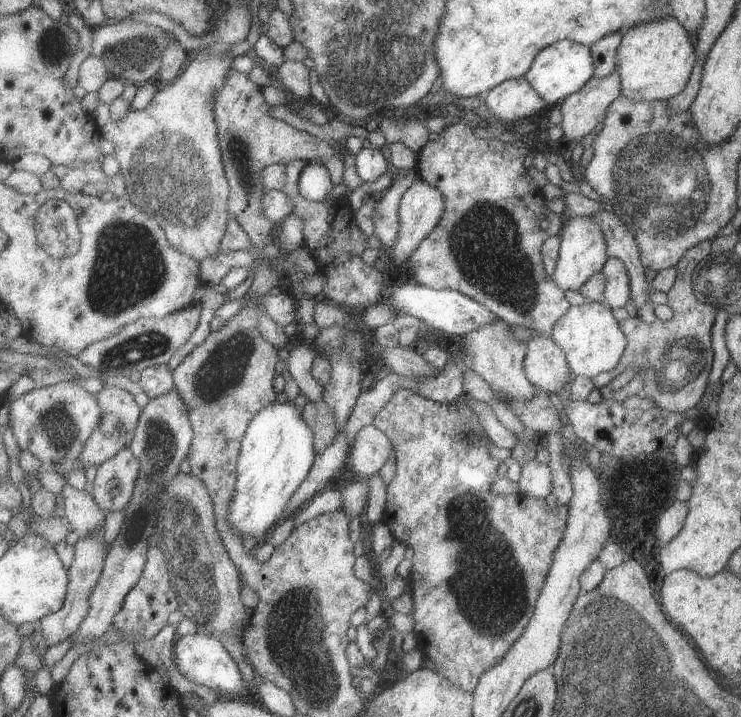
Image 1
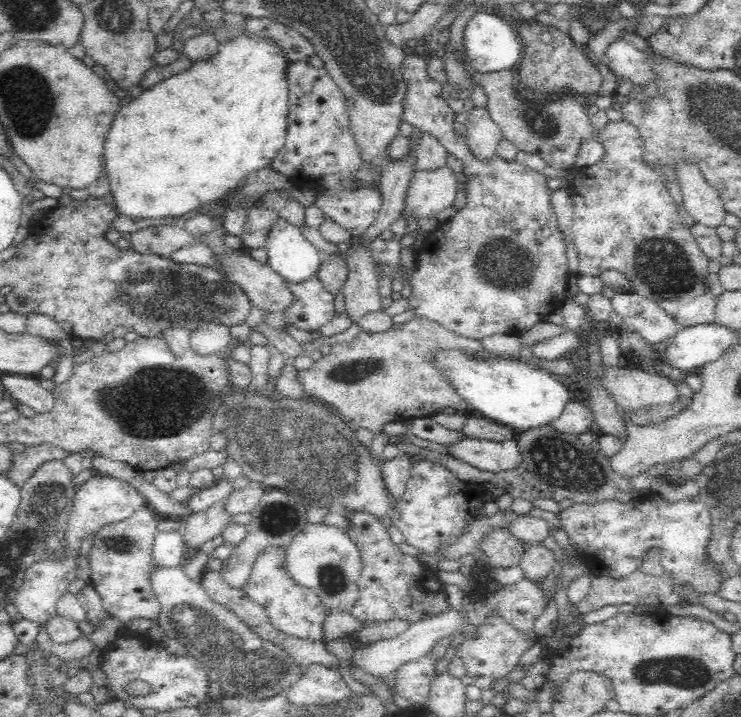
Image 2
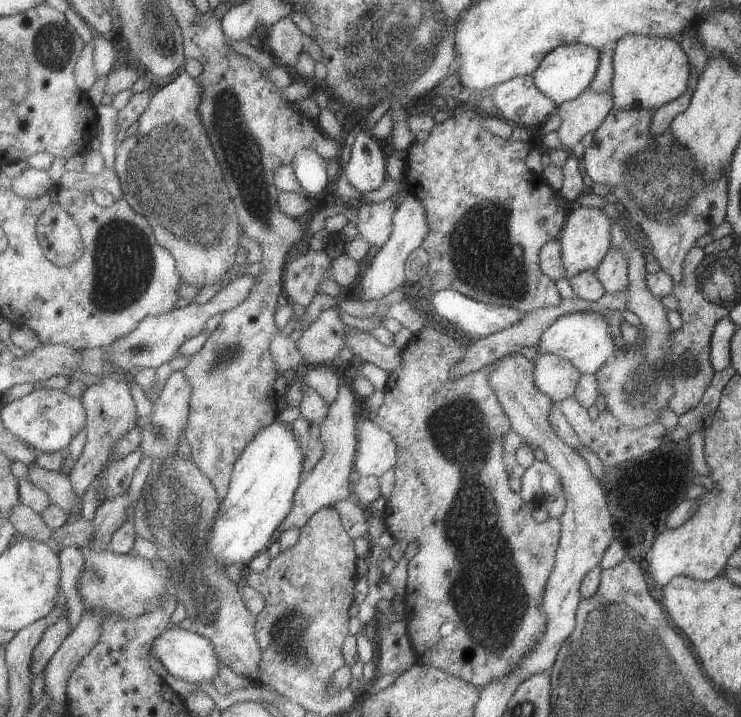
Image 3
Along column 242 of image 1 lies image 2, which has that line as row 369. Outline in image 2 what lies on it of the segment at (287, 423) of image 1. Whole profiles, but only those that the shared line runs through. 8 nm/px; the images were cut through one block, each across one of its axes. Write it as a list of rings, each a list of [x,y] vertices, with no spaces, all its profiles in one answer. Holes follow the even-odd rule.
[[[438,352],[438,367],[450,376],[457,392],[482,416],[516,432],[535,431],[558,420],[570,402],[570,390],[550,374],[526,363],[479,360],[459,352]]]

